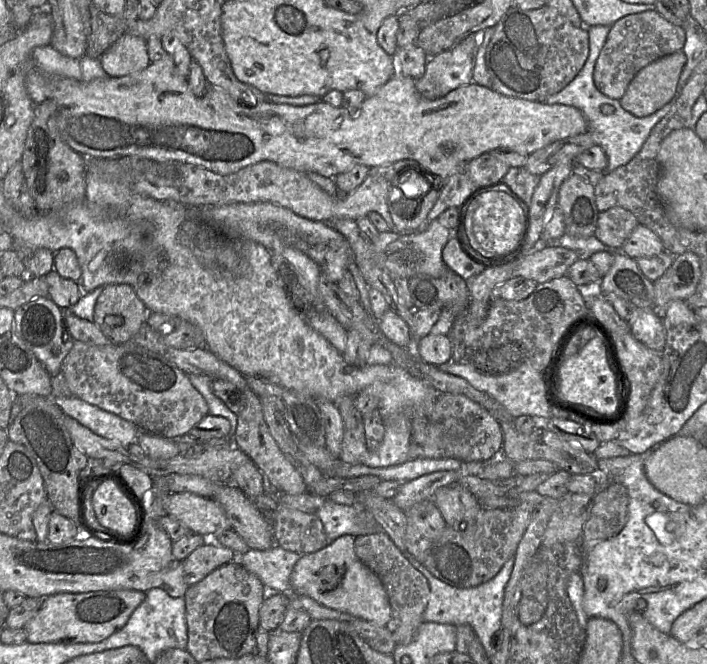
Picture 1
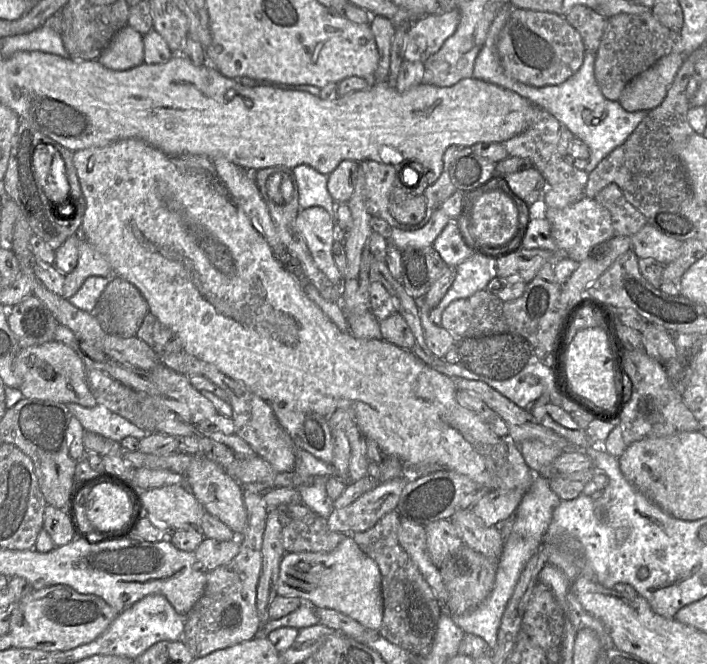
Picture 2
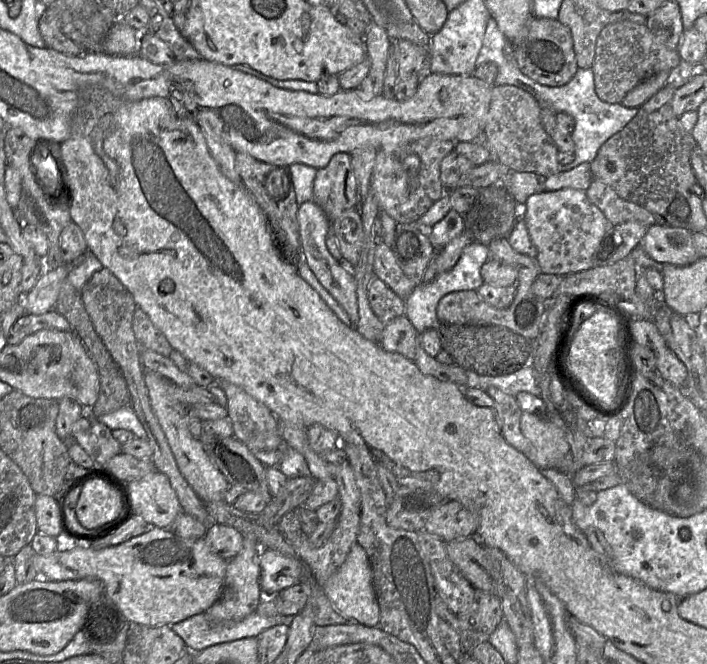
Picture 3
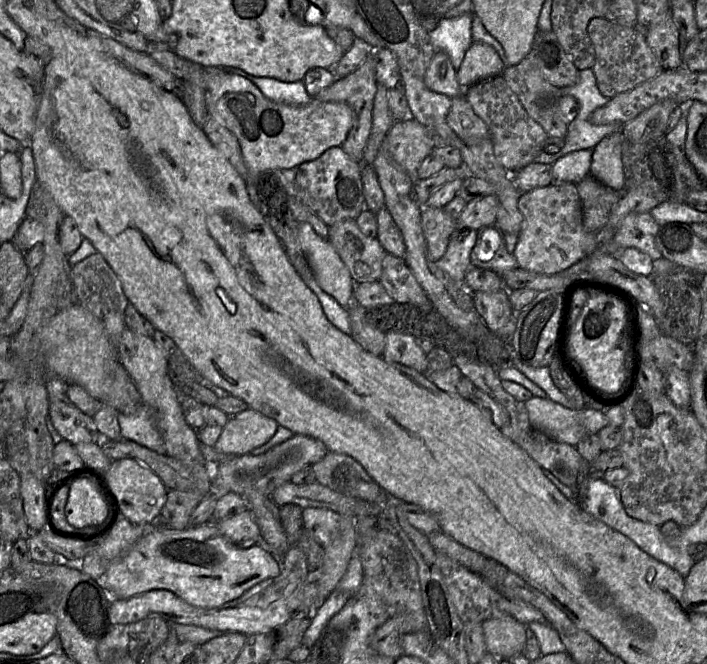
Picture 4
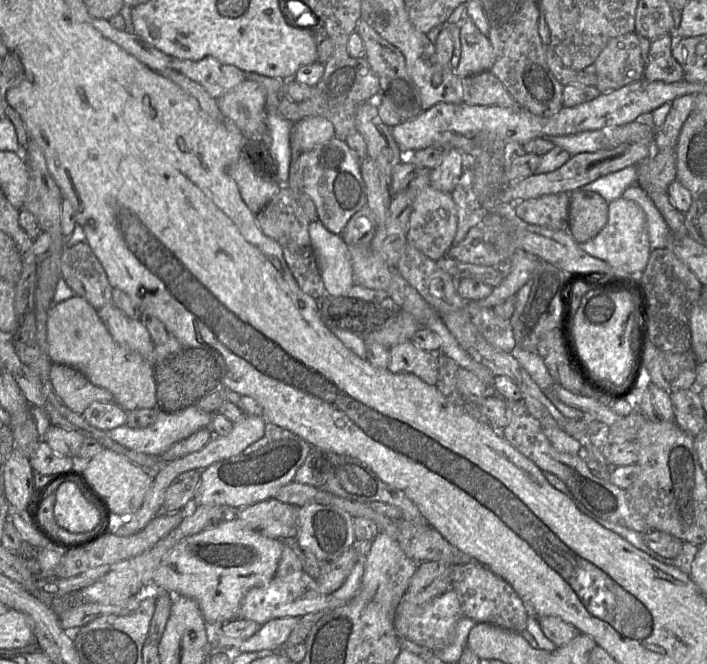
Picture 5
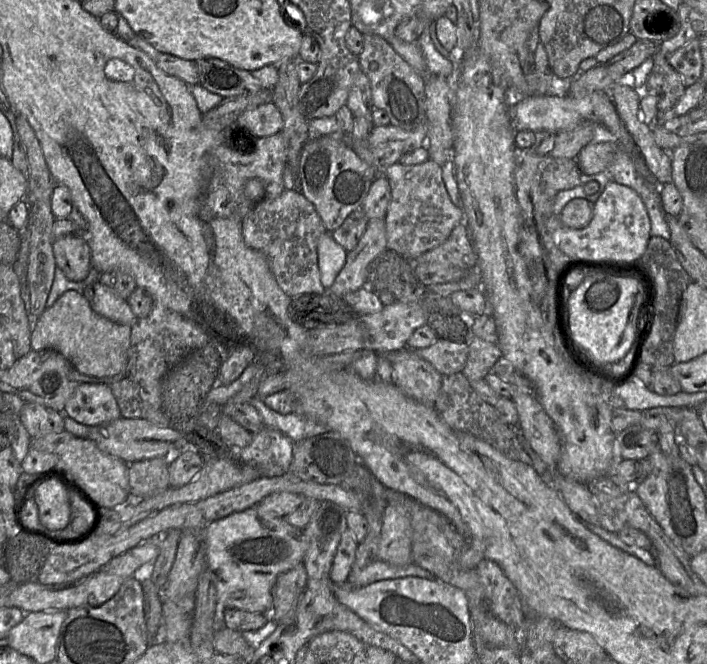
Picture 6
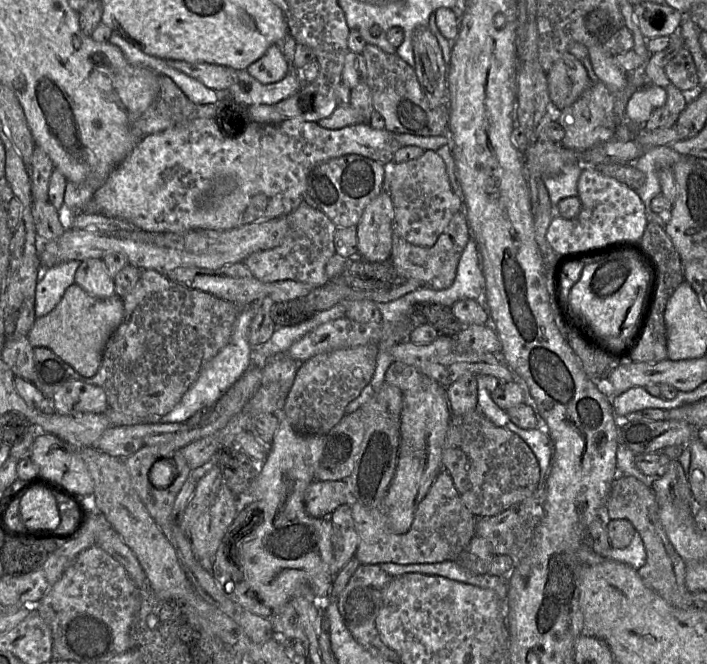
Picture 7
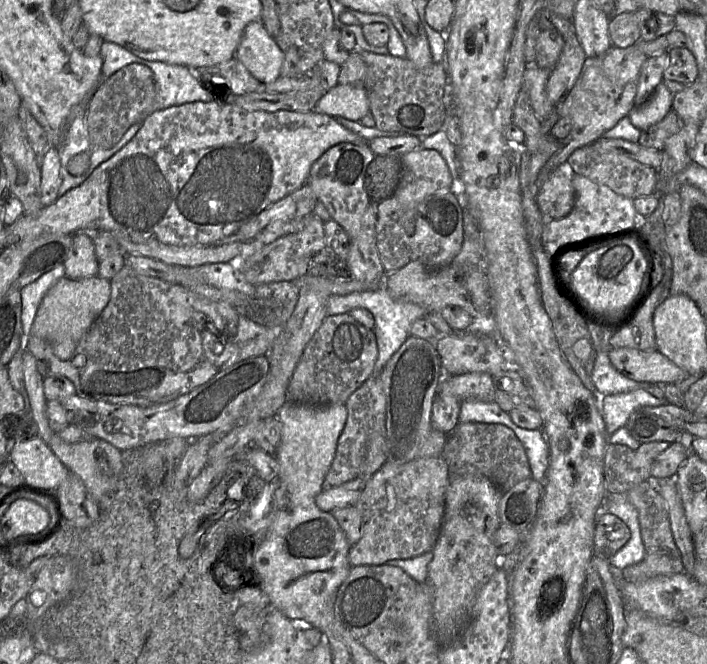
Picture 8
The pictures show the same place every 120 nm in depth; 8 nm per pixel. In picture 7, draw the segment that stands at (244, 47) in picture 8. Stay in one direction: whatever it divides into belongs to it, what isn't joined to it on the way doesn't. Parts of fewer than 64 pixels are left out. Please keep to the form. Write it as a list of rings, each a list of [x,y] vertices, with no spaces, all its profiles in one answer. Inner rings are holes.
[[[272,45],[261,58],[249,65],[245,71],[262,84],[272,84],[286,76],[288,66],[279,48]]]

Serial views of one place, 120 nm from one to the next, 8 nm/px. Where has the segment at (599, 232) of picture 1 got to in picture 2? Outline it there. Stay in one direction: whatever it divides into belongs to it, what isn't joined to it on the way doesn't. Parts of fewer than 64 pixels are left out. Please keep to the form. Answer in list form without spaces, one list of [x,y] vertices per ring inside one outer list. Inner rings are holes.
[[[616,184],[604,187],[594,200],[610,212],[614,236],[631,237],[648,224],[645,216],[625,199]]]

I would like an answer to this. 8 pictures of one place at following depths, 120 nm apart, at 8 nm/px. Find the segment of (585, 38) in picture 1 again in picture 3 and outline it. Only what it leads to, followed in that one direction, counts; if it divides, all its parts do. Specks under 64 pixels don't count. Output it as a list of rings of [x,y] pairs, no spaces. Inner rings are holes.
[[[533,16],[527,25],[524,38],[520,43],[514,44],[514,55],[521,72],[545,86],[563,86],[578,70],[571,30],[558,19]]]

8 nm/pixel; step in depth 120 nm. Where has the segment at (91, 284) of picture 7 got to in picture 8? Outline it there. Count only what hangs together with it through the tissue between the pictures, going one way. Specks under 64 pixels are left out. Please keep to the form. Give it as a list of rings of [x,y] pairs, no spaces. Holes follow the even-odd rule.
[[[73,233],[73,245],[63,265],[66,276],[71,279],[84,279],[99,274],[99,259],[91,233]]]

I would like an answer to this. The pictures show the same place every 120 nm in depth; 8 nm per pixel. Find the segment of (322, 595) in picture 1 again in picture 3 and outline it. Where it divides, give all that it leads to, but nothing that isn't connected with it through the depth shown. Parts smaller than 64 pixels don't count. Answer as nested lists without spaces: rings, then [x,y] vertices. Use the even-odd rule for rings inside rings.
[[[355,542],[344,563],[327,580],[323,587],[332,606],[345,618],[367,627],[378,627],[380,610],[372,584],[372,567],[362,546]],[[260,551],[260,589],[266,596],[301,583],[306,572],[305,564],[298,558],[287,557],[277,551]]]

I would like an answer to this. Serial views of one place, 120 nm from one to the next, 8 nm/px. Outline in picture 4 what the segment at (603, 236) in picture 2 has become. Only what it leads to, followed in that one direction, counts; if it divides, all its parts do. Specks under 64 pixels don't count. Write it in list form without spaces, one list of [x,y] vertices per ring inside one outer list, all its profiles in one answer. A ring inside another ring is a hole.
[[[553,182],[521,193],[518,208],[523,215],[523,223],[513,256],[520,269],[553,275],[587,258],[599,246],[596,233],[588,232],[583,226],[576,184]]]

